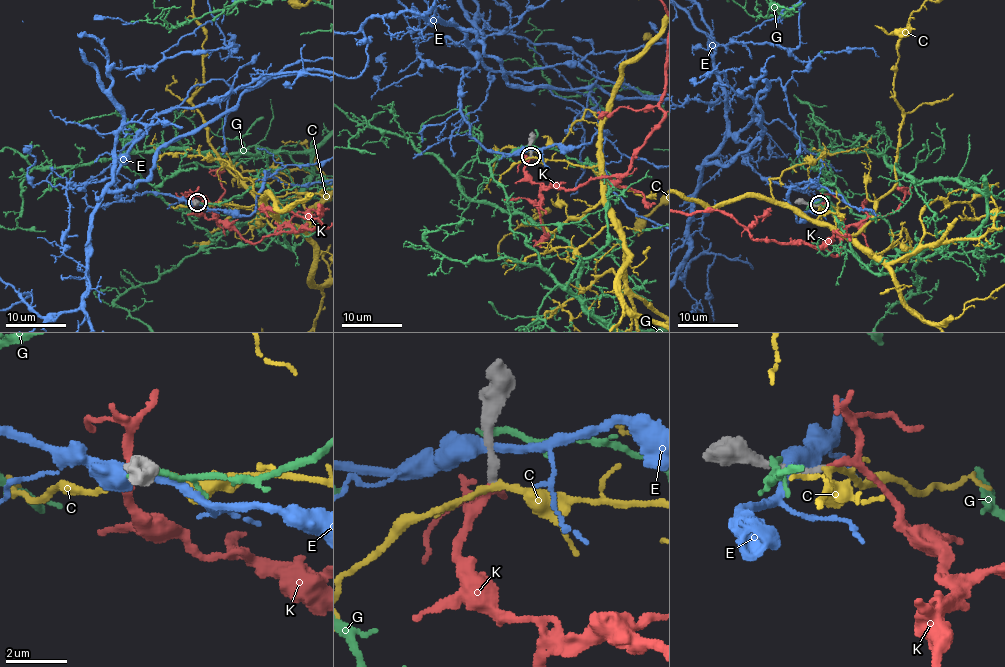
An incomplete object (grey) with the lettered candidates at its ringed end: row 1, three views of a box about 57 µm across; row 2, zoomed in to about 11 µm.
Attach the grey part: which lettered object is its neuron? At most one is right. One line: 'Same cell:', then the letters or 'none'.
Same cell: K

